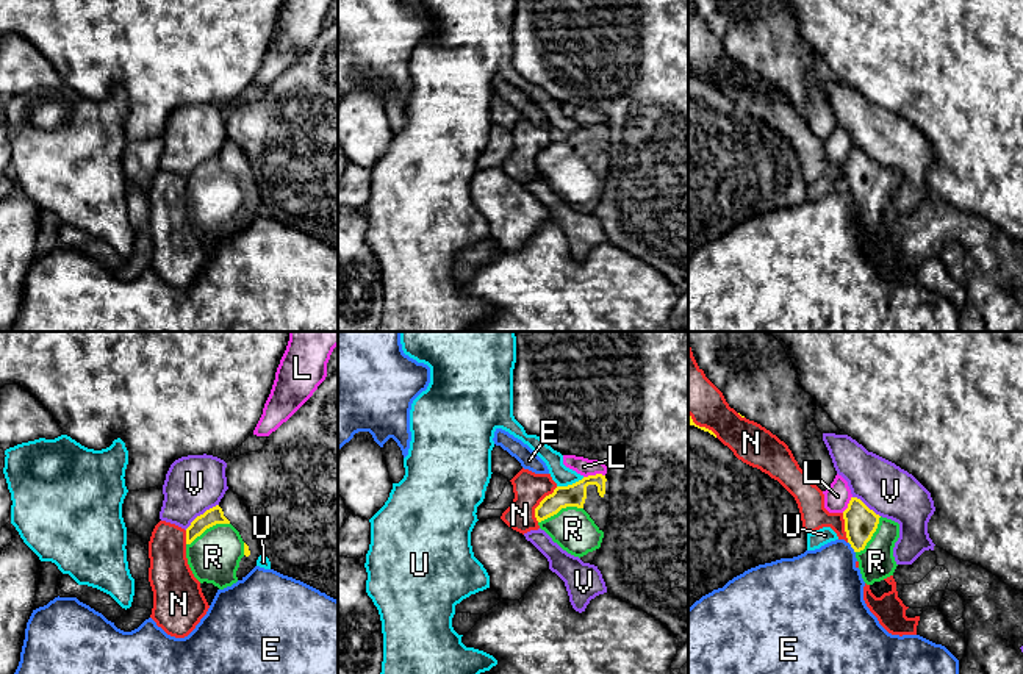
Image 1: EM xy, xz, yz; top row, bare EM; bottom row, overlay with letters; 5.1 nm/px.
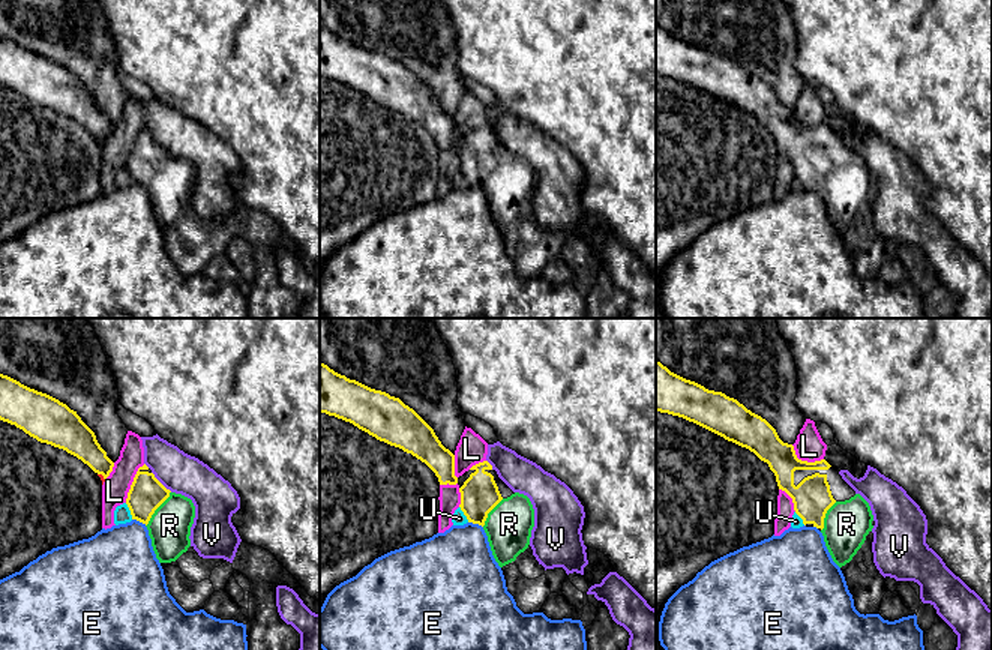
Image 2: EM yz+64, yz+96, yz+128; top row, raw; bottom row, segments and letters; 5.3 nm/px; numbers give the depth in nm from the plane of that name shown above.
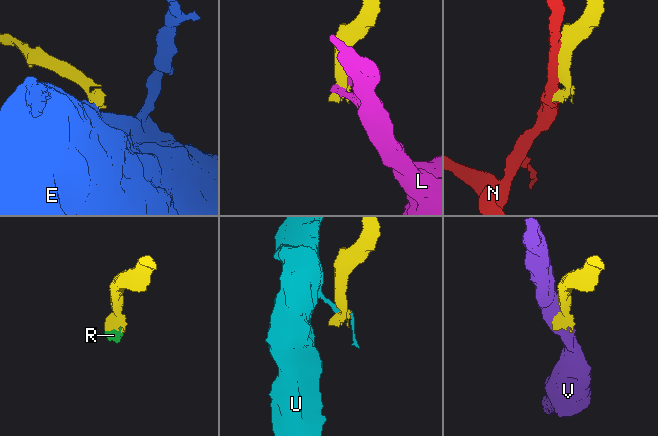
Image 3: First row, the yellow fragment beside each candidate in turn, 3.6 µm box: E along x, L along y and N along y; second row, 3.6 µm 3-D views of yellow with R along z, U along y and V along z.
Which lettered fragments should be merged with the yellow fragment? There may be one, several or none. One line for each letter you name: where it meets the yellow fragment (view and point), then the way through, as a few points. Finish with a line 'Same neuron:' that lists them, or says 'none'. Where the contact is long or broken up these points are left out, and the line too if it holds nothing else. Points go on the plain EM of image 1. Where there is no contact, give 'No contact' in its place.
R: Touches yellow at xz (560, 158). Path across: xz (574, 144), (560, 158), (563, 169), (573, 179)
Same neuron: R

